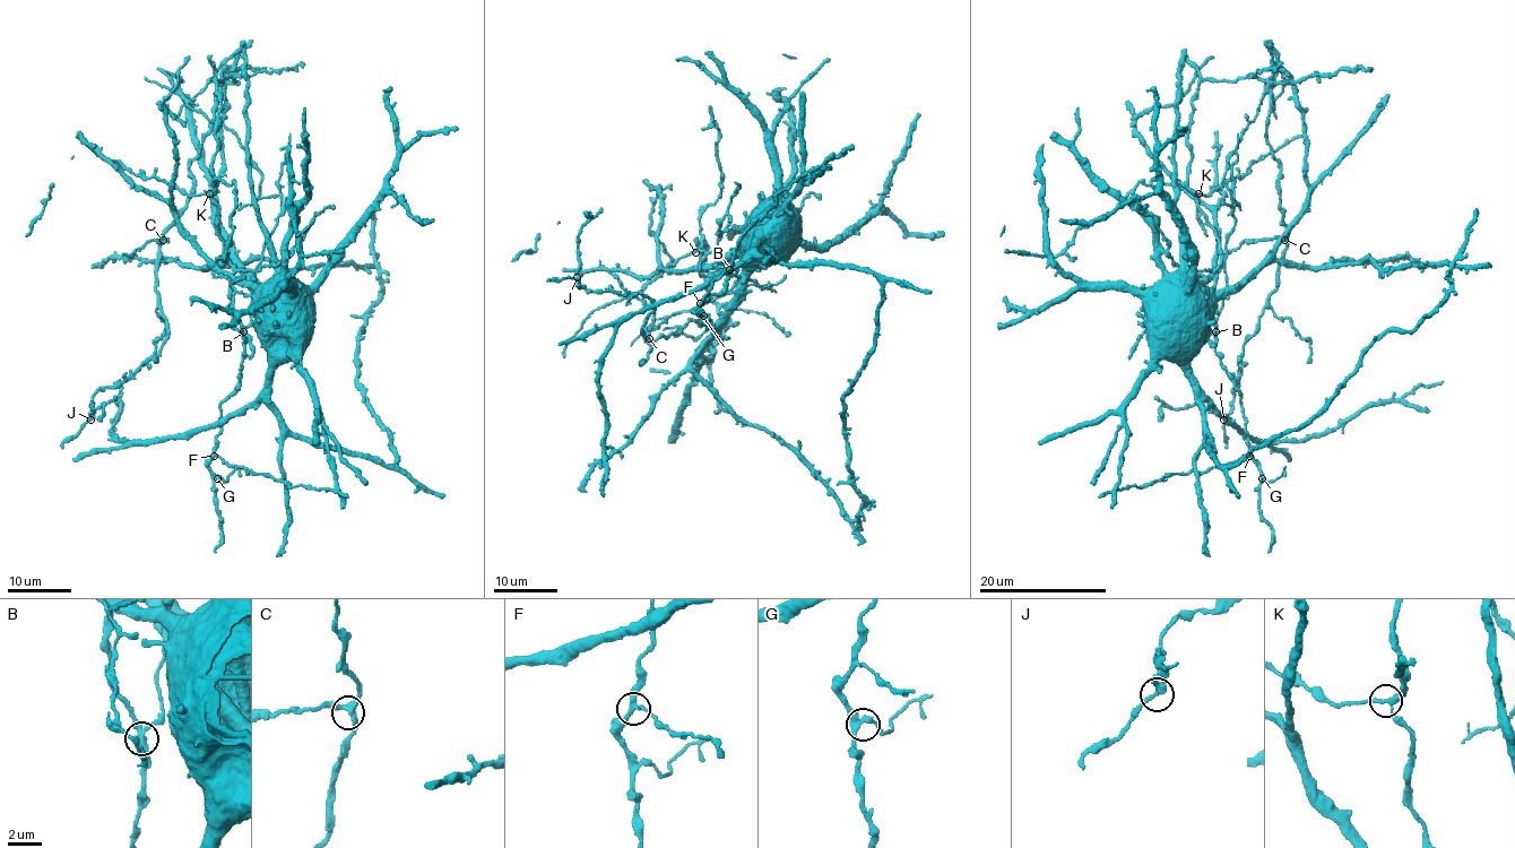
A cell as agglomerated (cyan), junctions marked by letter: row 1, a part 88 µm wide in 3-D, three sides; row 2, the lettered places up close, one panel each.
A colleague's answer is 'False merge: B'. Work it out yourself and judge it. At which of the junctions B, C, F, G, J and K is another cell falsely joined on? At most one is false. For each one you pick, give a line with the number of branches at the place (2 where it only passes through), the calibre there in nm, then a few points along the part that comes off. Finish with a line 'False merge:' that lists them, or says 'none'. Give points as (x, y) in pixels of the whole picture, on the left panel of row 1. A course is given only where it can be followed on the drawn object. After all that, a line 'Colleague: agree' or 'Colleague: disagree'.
B: 3 branches meet; 280 nm thick; foreign part runs (244, 331), (250, 323), (256, 269), (280, 212), (280, 197), (260, 196), (261, 173), (233, 133), (145, 77)
False merge: B
Colleague: agree

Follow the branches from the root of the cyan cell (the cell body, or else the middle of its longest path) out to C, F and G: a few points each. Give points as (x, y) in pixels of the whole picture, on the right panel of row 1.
C: (1166, 328), (1239, 283), (1301, 209), (1304, 112), (1292, 76), (1272, 52), (1266, 141), (1280, 165), (1284, 240)
F: (1166, 328), (1180, 323), (1195, 309), (1208, 309), (1222, 297), (1215, 321), (1215, 354), (1241, 397), (1249, 456)
G: (1166, 328), (1222, 297), (1215, 354), (1241, 397), (1249, 456), (1262, 478)

